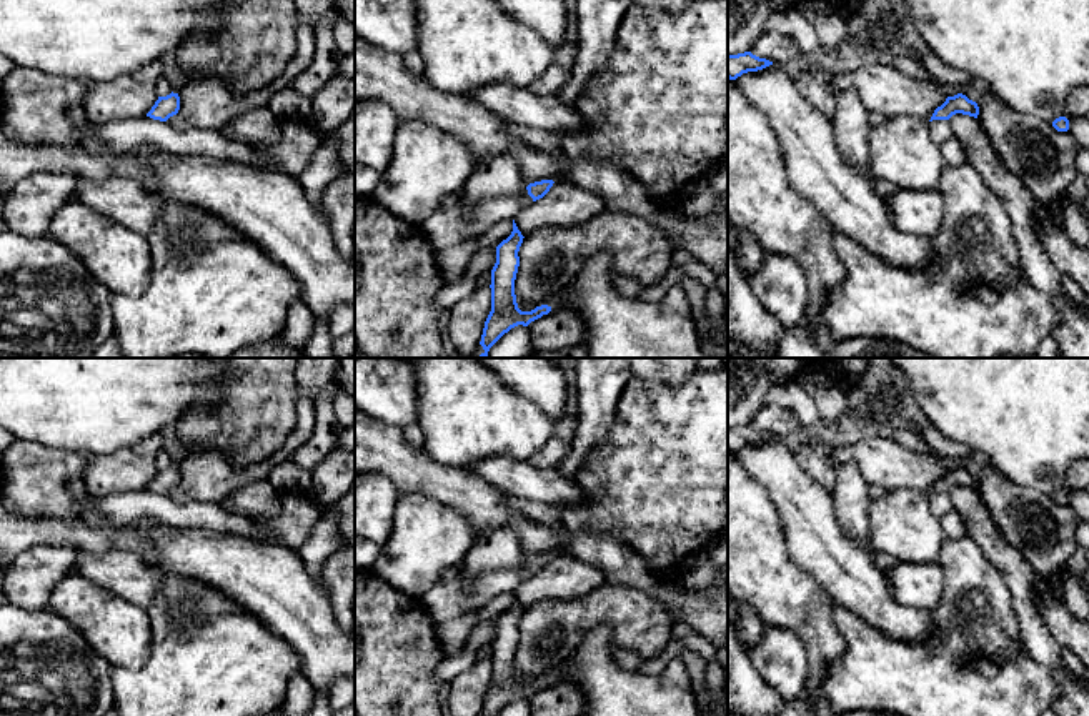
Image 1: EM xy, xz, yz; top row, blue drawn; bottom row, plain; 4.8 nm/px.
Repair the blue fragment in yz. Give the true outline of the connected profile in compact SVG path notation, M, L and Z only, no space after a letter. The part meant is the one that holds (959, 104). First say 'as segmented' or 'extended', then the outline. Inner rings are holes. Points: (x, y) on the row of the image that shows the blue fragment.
as segmented | M957 93L954 97L947 97L946 102L937 107L931 117L932 120L949 120L952 115L962 113L977 118L979 107L976 102L969 100L966 95Z

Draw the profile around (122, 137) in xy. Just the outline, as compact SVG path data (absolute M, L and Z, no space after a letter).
M147 115L140 118L123 118L107 125L93 125L93 130L102 143L115 155L130 155L142 145L153 145L168 153L205 155L275 170L256 155L253 147L230 140L221 132L178 132L167 122L153 120Z

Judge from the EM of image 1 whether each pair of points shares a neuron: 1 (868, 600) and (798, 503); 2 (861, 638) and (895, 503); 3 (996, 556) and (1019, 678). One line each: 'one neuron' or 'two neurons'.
1: one neuron
2: two neurons
3: two neurons

